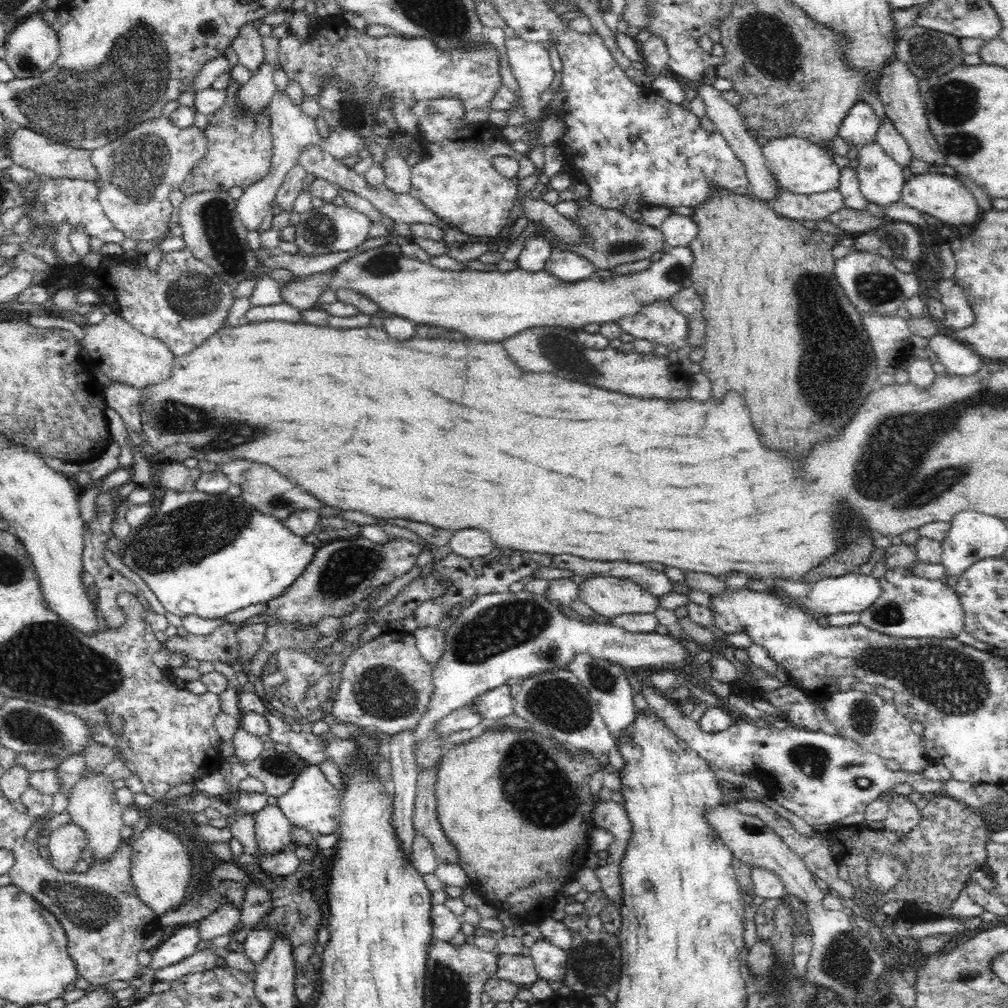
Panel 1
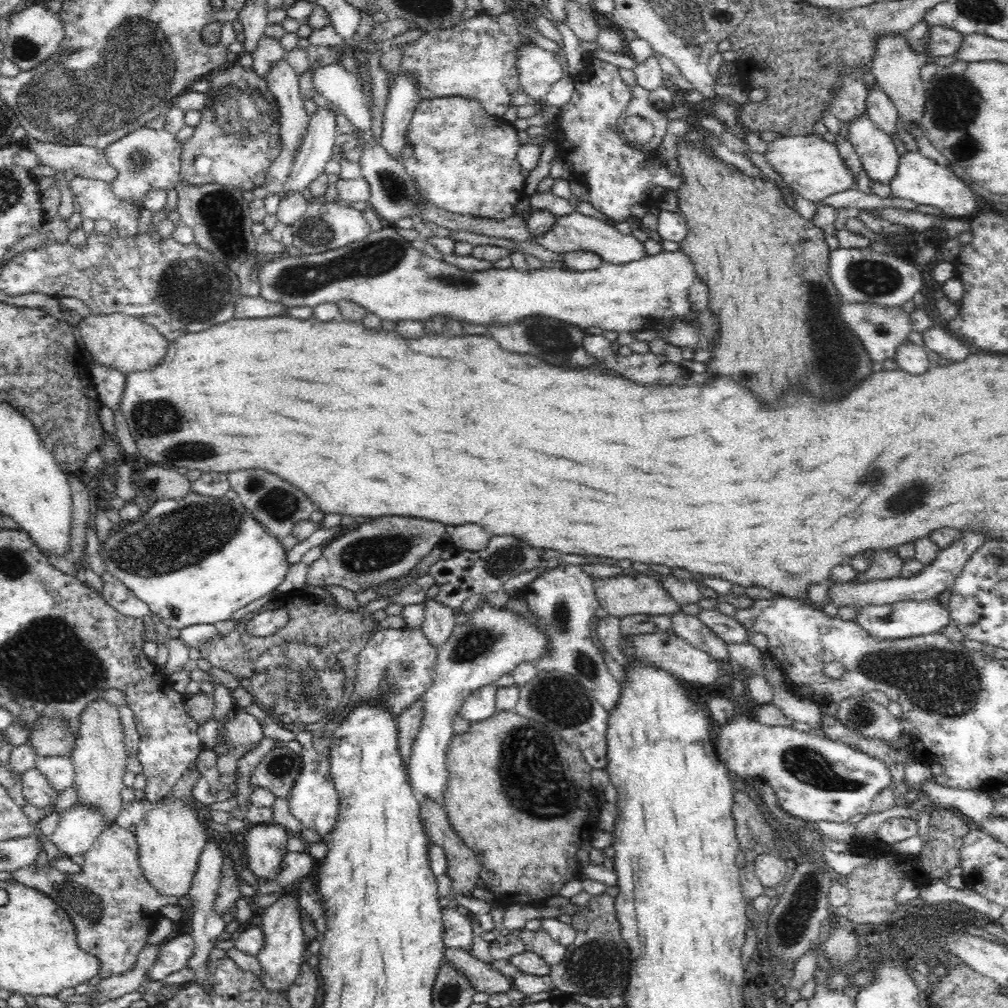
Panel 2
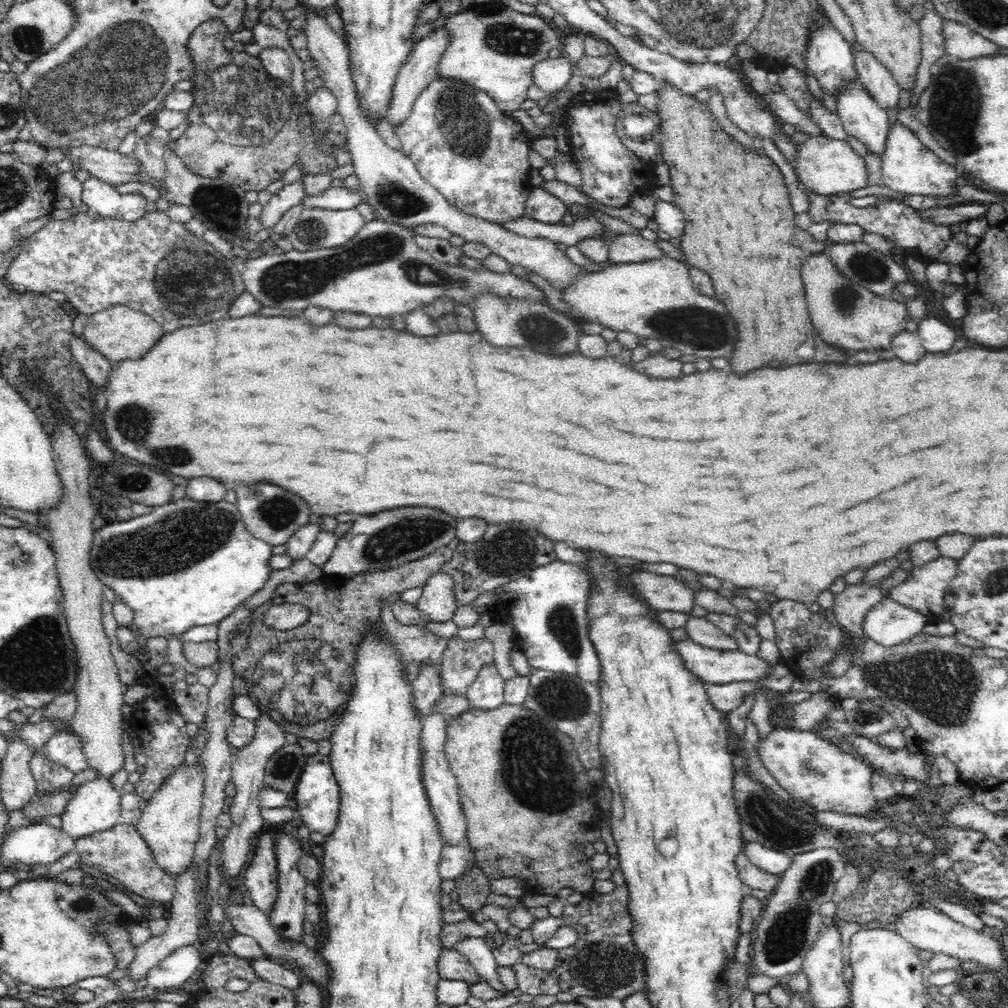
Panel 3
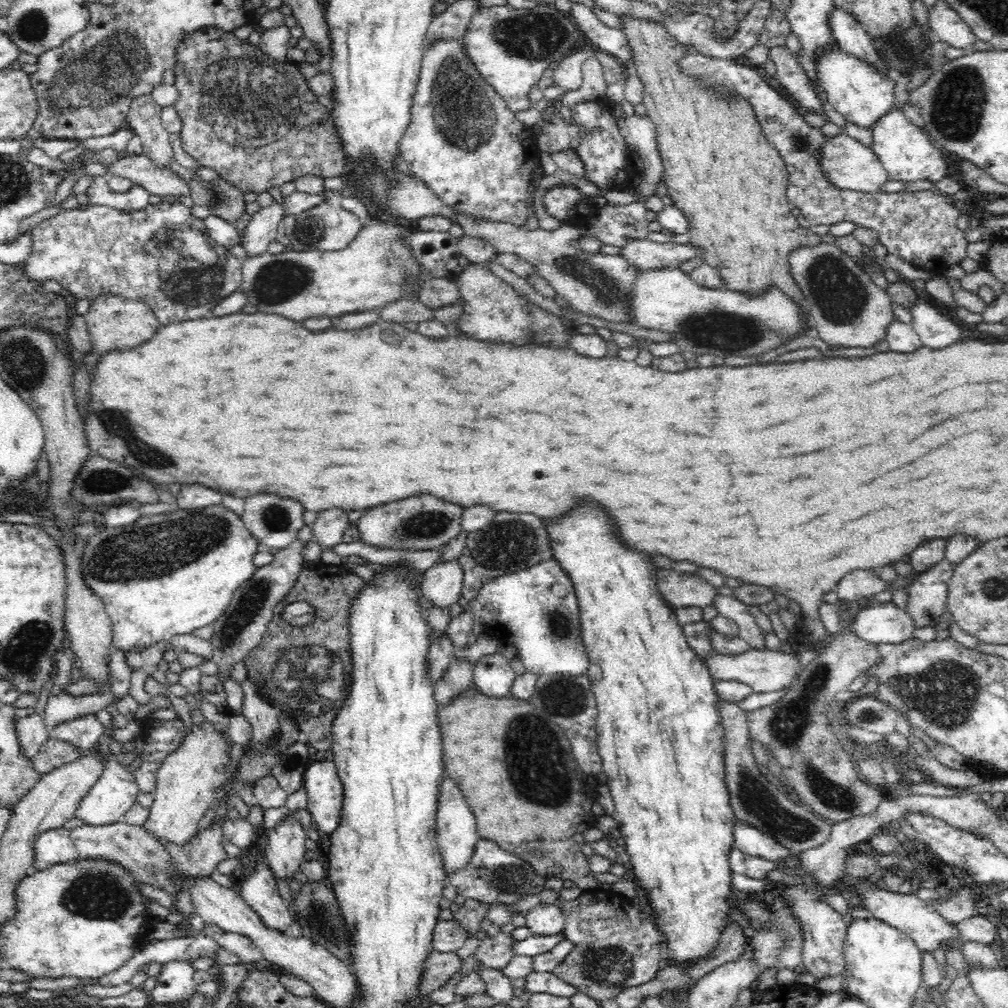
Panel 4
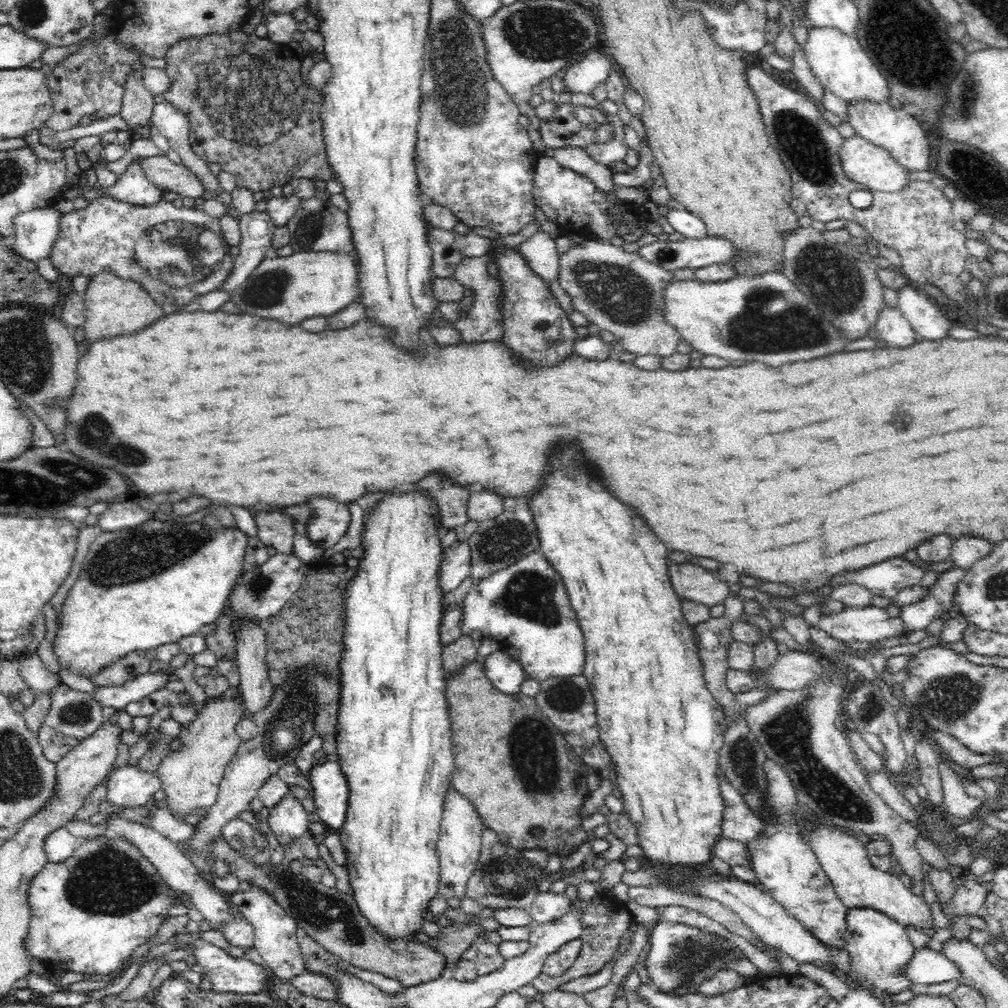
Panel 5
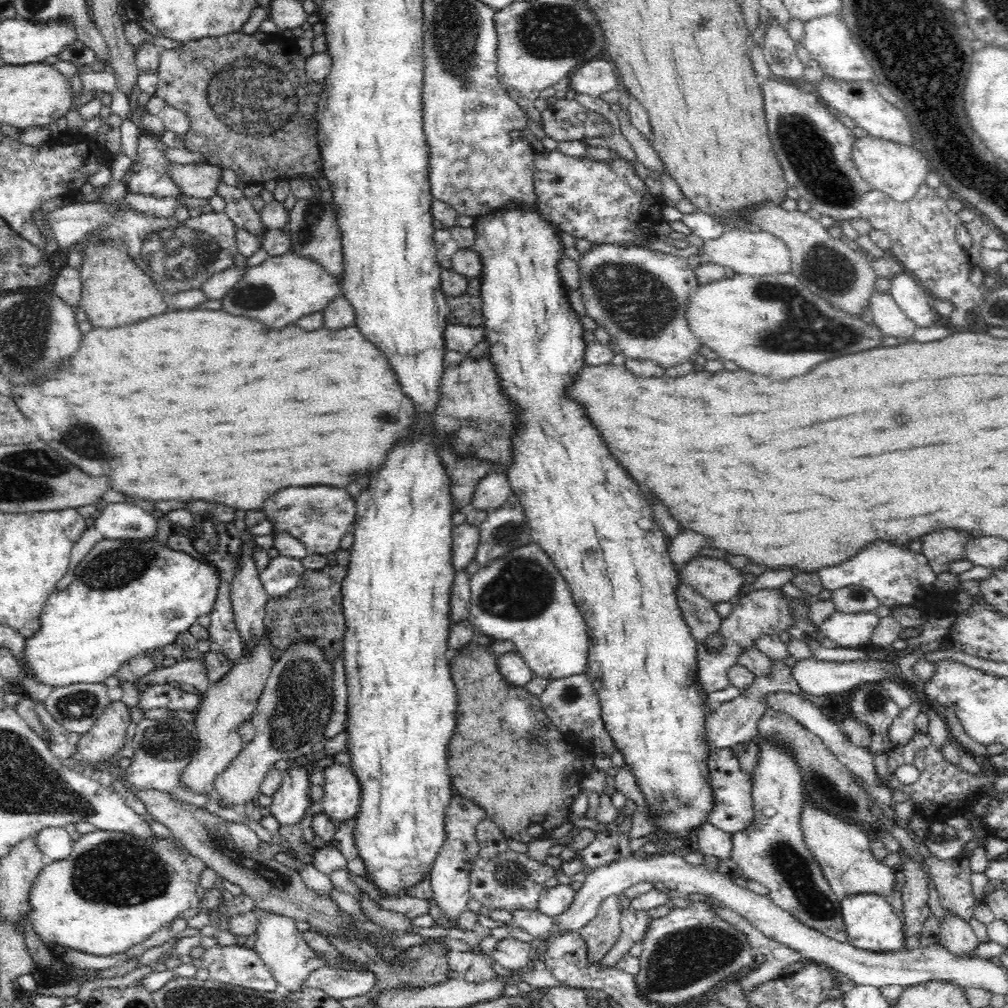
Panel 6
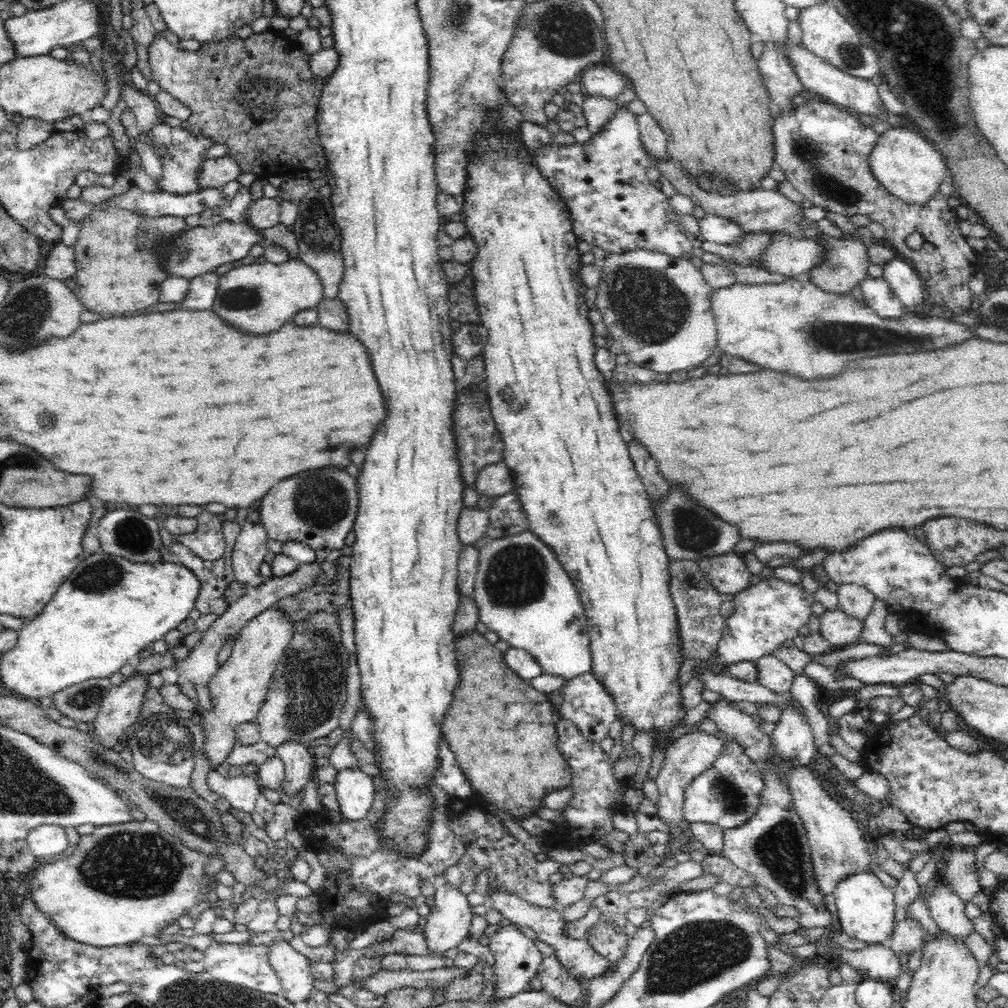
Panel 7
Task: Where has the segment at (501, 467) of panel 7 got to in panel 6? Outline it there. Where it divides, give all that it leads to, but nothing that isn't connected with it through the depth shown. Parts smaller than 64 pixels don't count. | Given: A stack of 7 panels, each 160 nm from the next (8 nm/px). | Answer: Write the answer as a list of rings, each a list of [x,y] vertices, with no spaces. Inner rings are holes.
[[[489,472],[476,485],[471,507],[492,512],[502,506],[512,492],[507,472]]]

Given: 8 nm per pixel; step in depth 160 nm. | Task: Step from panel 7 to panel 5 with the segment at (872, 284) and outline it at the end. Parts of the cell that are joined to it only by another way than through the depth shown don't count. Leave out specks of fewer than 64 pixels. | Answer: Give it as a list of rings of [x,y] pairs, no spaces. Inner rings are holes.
[[[885,306],[878,313],[875,329],[888,346],[910,346],[916,342],[917,332],[898,308]]]

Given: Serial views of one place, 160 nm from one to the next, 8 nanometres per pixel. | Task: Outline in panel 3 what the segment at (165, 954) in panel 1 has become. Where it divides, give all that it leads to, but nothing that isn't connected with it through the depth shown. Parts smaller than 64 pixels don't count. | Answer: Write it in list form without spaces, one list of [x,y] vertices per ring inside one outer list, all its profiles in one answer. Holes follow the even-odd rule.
[[[199,944],[178,948],[148,971],[147,986],[160,992],[178,990],[197,975],[205,960]]]

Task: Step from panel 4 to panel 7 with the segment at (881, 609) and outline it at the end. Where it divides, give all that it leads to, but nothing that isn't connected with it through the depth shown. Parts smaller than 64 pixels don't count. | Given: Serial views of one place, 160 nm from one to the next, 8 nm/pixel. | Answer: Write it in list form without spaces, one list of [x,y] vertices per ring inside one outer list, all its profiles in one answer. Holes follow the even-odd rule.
[[[840,609],[825,611],[819,620],[820,635],[830,642],[832,649],[854,645],[861,640],[863,621],[850,618]]]

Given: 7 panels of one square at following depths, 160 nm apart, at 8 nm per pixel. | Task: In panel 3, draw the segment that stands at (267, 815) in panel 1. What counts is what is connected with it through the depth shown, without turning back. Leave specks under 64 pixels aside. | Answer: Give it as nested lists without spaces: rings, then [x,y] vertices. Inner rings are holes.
[[[276,833],[258,836],[256,851],[248,870],[244,872],[244,885],[250,898],[262,913],[270,915],[274,909],[279,891],[278,868],[273,838]]]

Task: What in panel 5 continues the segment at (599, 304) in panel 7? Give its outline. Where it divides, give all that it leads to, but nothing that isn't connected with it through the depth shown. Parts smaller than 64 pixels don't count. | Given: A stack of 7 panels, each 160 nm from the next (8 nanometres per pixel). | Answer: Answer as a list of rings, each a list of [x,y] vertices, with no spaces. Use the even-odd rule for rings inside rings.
[[[585,239],[560,255],[560,272],[558,282],[570,296],[573,307],[586,316],[590,323],[596,324],[600,330],[608,330],[614,334],[615,340],[622,344],[624,350],[636,355],[650,355],[666,358],[678,350],[678,342],[682,340],[678,329],[664,319],[664,288],[674,280],[670,269],[664,269],[656,263],[642,259],[635,248],[622,248],[608,241]]]

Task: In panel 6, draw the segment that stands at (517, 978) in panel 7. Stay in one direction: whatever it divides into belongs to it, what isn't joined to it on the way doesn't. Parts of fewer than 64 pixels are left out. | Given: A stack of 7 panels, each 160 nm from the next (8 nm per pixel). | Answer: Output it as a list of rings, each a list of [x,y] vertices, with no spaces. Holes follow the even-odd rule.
[[[504,938],[498,941],[490,954],[500,966],[508,970],[522,970],[526,964],[531,962],[534,949],[531,944],[521,942],[516,938]]]

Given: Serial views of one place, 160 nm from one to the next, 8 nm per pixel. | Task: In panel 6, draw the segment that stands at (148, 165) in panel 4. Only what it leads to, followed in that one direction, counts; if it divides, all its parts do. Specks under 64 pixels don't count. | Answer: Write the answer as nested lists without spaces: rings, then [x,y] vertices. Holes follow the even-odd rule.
[[[171,163],[168,175],[180,187],[182,195],[195,199],[211,199],[222,182],[222,167],[210,163]]]

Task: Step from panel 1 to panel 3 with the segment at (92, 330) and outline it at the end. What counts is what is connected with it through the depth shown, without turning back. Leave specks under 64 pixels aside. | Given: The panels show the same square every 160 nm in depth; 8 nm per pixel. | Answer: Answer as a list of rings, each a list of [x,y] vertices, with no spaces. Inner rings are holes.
[[[115,304],[86,318],[82,339],[112,362],[138,360],[144,356],[165,332],[152,317],[126,305]]]

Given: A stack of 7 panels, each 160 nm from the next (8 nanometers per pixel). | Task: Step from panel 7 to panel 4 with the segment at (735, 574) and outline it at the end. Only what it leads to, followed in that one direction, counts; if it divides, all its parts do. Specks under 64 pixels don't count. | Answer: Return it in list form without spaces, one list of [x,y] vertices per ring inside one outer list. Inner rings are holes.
[[[658,570],[658,589],[662,597],[673,606],[698,607],[703,609],[712,605],[718,596],[718,588],[700,578],[698,574],[680,574],[676,570]]]

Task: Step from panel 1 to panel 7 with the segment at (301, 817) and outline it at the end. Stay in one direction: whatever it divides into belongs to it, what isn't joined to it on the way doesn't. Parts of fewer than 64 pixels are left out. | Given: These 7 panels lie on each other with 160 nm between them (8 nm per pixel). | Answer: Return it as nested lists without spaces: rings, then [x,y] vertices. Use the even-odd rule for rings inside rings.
[[[360,767],[346,768],[337,772],[333,783],[342,818],[362,820],[372,814],[375,801],[375,782]]]

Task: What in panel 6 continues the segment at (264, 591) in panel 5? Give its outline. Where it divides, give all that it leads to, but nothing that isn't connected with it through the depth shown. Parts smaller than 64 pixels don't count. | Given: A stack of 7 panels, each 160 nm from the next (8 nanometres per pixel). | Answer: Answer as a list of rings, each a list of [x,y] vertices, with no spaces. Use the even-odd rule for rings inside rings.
[[[279,554],[271,558],[266,567],[260,568],[258,575],[268,593],[268,598],[277,599],[296,588],[304,571],[300,560]]]

